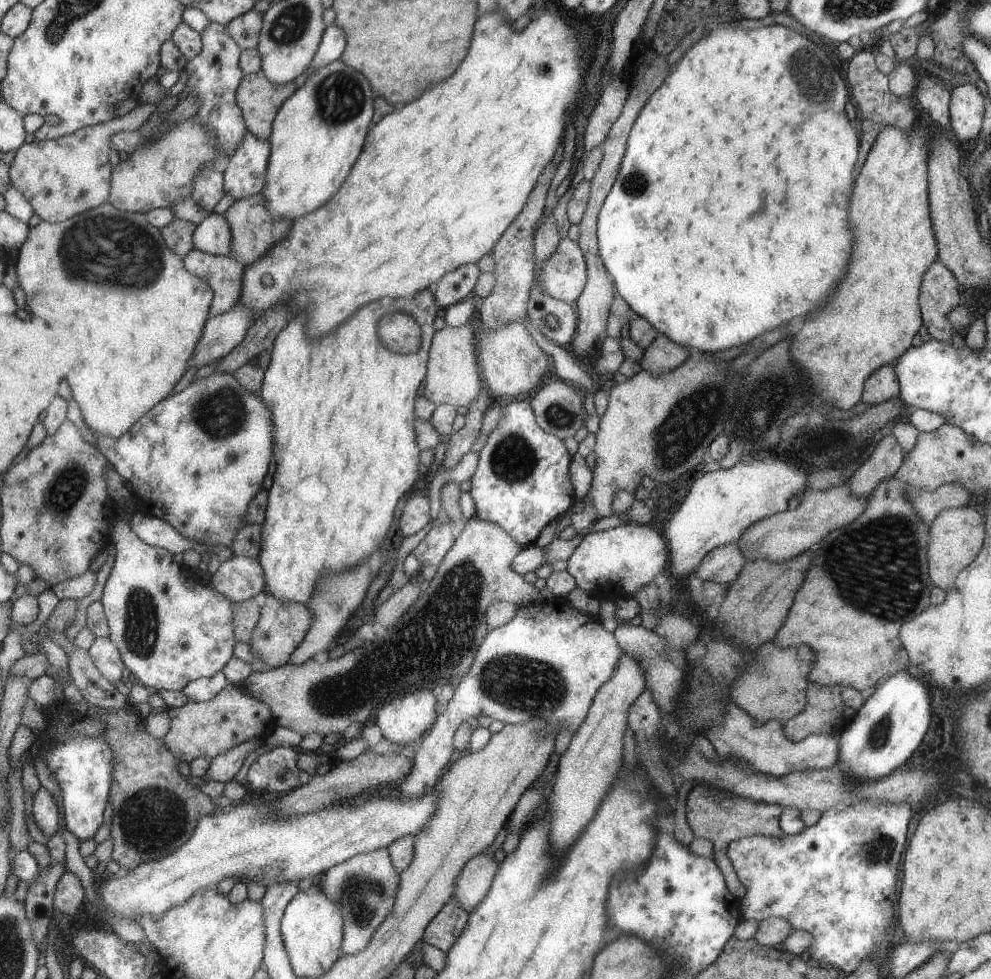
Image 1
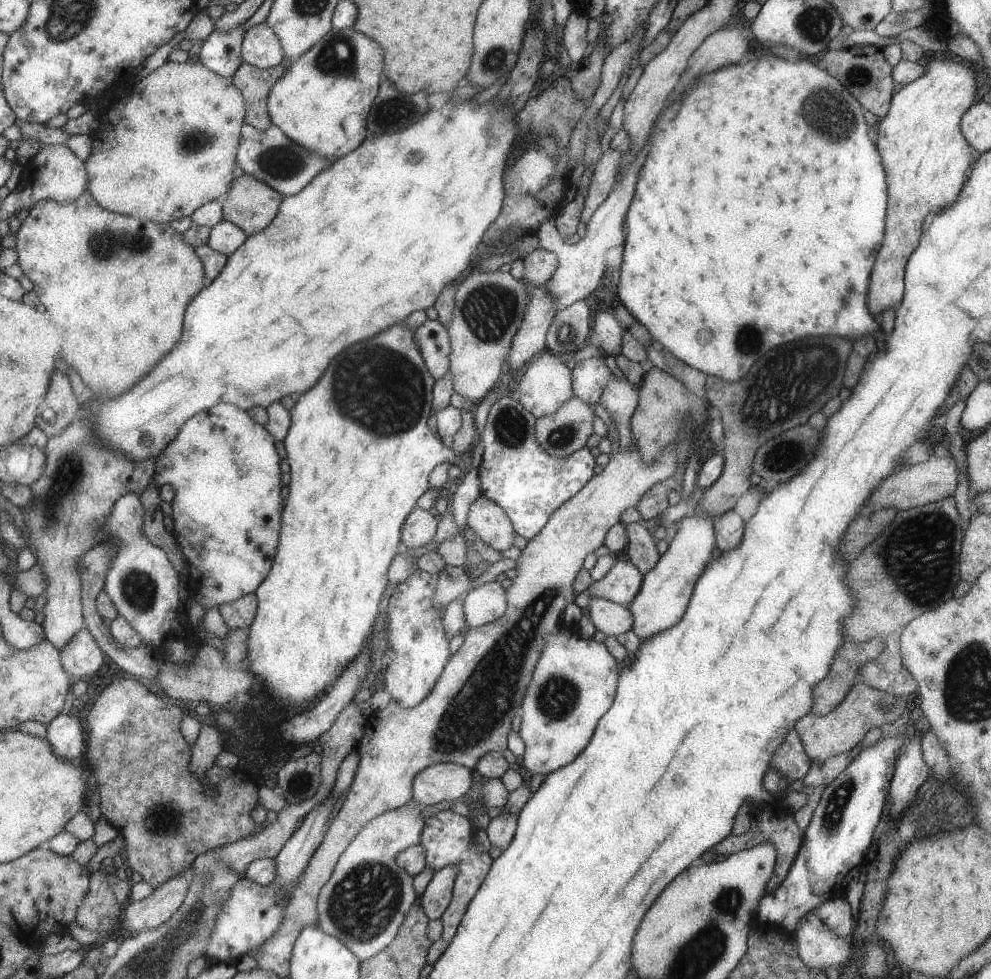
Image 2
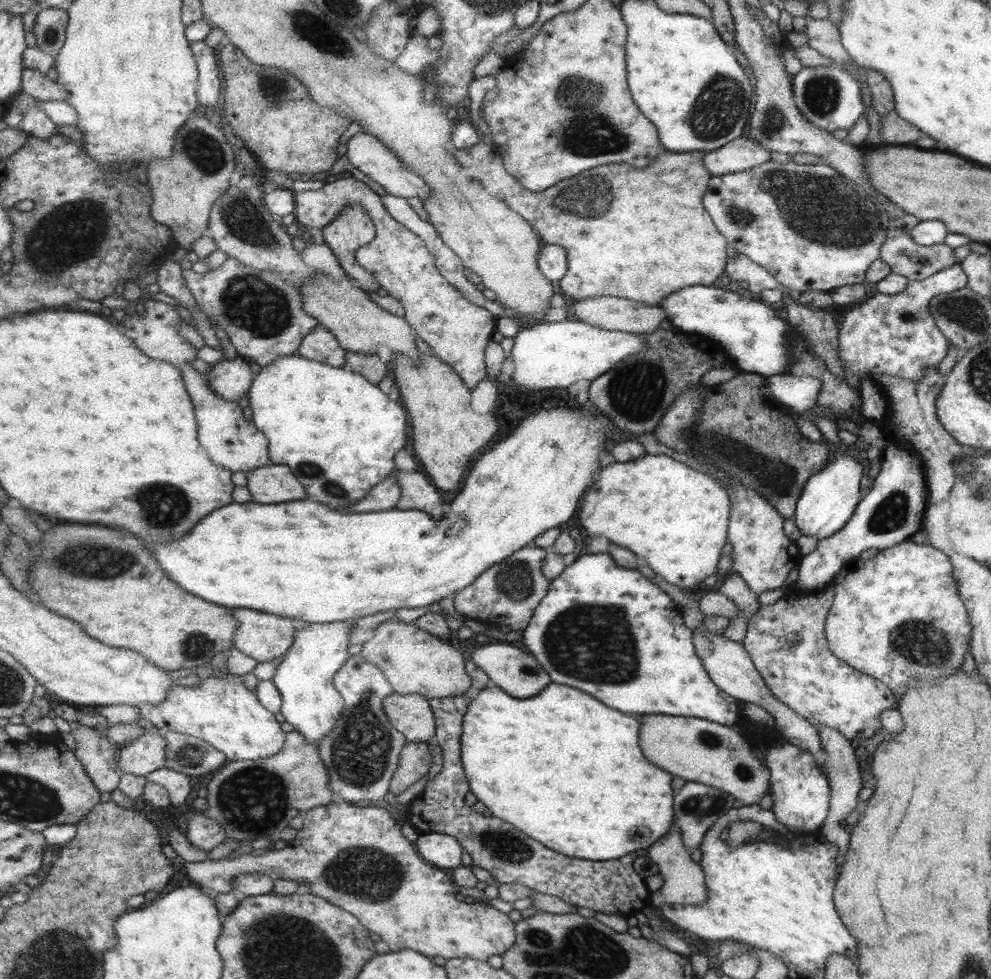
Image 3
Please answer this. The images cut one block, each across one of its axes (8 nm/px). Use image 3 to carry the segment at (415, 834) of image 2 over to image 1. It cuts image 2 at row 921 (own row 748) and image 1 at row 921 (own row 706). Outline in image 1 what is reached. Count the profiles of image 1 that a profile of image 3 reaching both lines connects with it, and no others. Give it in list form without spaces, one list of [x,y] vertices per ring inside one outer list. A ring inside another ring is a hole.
[[[386,847],[350,856],[347,860],[328,868],[317,878],[316,887],[320,892],[336,897],[339,903],[344,931],[340,945],[341,955],[355,954],[372,938],[376,928],[387,918],[395,905],[399,882],[399,870],[392,864]]]

